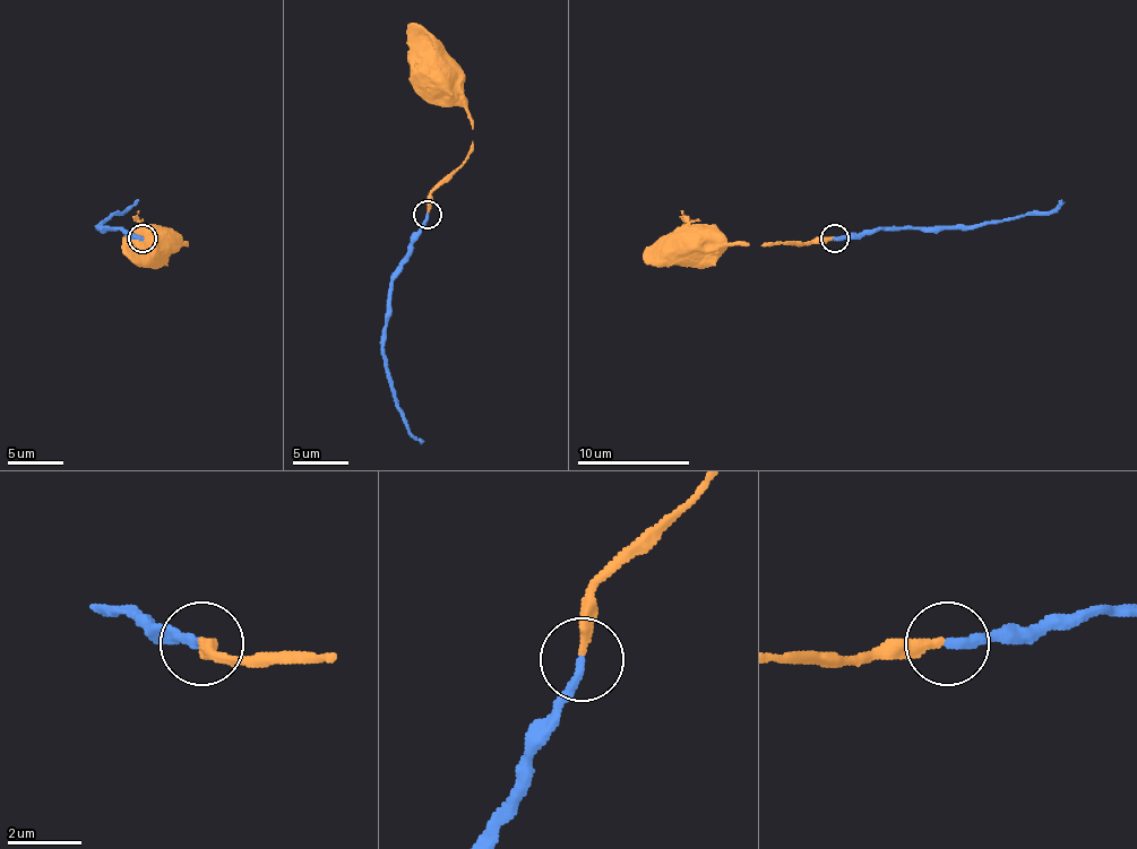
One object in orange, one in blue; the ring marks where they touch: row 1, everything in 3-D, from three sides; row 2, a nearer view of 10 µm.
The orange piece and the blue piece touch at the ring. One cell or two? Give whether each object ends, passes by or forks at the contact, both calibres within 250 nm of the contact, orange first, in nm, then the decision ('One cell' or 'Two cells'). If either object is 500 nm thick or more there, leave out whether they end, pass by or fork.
At the ring orange ends. At the ring blue ends. Thickness 280 nm (orange) against 240 nm. One cell

